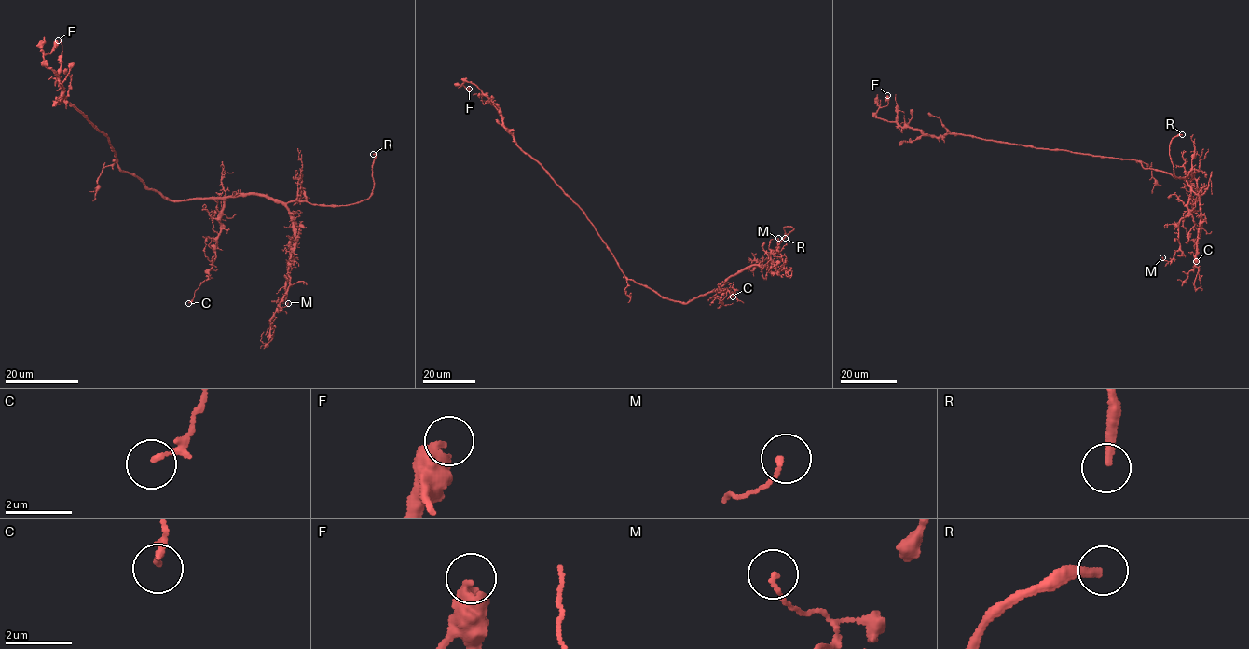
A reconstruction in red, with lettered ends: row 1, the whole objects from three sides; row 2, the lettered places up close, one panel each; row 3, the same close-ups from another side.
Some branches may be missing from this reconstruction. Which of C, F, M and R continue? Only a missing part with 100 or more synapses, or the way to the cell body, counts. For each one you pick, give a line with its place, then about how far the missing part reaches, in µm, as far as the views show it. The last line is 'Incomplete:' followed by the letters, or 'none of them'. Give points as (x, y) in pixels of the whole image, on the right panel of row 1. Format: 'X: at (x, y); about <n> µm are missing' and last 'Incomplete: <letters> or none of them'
R: at (1182, 134); about 25 µm are missing
Incomplete: R

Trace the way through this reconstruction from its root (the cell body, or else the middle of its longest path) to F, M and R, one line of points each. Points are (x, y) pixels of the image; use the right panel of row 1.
F: (1136, 160), (1036, 148), (960, 134), (938, 136), (924, 134), (877, 117), (877, 111), (887, 104), (887, 95)
M: (1136, 160), (1189, 184), (1194, 179), (1187, 173), (1179, 247), (1171, 260), (1162, 257)
R: (1136, 160), (1190, 184), (1194, 179), (1188, 173), (1187, 178), (1175, 176), (1169, 155), (1170, 141), (1182, 134)

